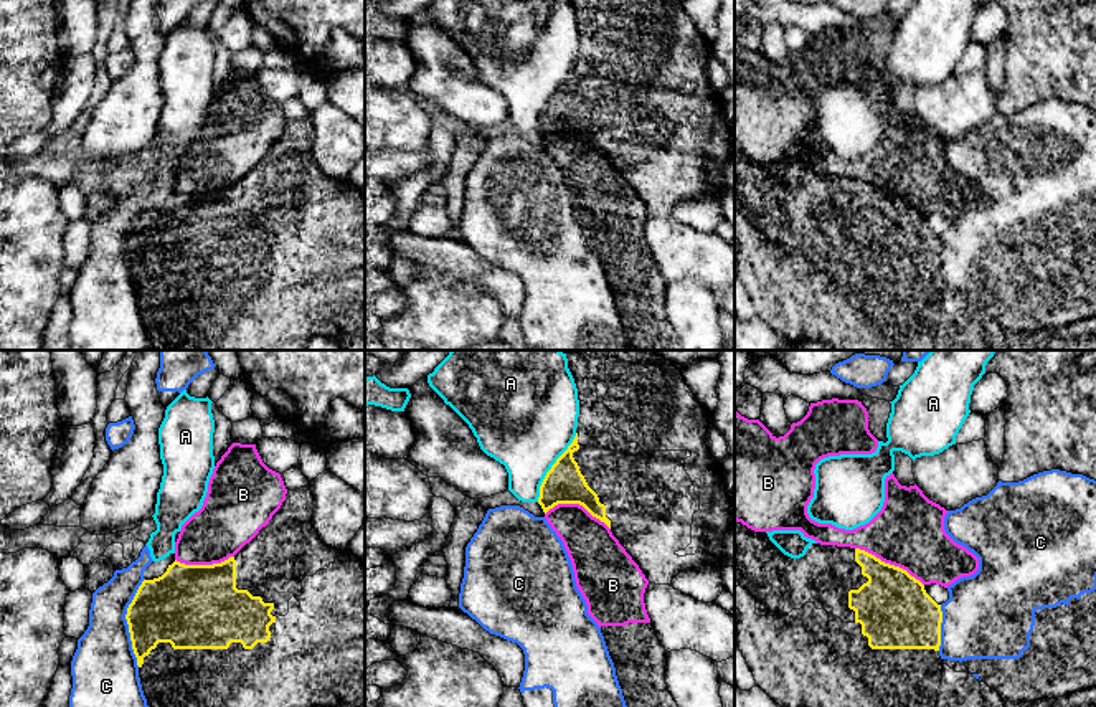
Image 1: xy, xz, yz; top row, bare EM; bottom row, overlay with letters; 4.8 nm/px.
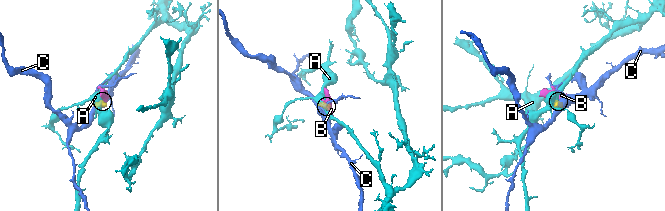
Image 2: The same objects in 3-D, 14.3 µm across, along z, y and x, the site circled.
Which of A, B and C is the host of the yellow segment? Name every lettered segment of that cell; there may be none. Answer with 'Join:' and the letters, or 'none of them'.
Join: none of them

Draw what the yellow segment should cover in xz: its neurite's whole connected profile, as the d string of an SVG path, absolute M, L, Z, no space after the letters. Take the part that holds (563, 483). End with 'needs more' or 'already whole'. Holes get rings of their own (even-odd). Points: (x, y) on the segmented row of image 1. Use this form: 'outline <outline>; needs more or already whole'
outline M571 350L568 368L579 400L573 443L546 472L538 504L546 514L558 504L579 504L604 522L650 583L672 585L687 568L723 567L723 539L735 519L735 505L723 482L720 463L706 446L710 411L688 393L682 365L650 350Z; needs more

